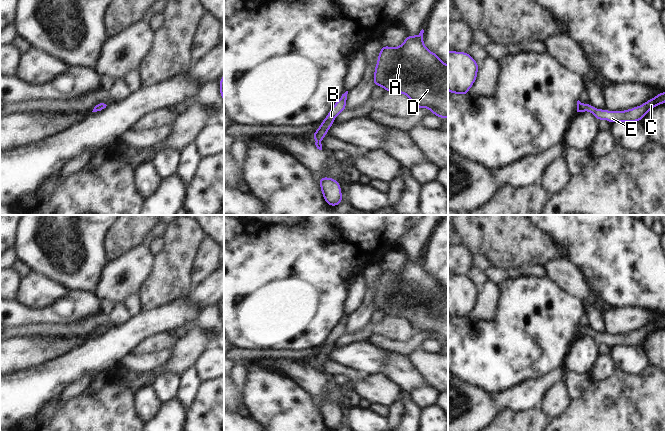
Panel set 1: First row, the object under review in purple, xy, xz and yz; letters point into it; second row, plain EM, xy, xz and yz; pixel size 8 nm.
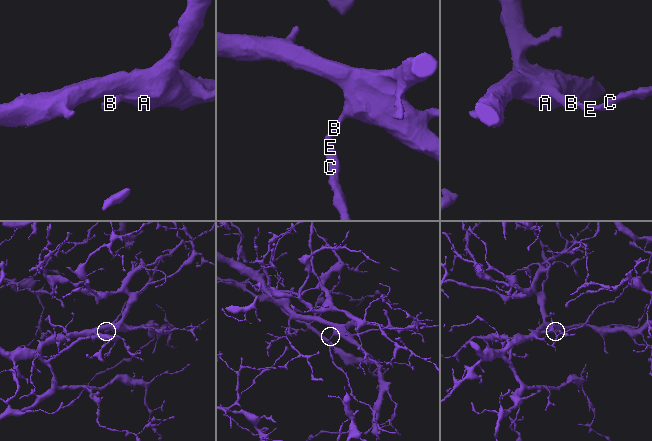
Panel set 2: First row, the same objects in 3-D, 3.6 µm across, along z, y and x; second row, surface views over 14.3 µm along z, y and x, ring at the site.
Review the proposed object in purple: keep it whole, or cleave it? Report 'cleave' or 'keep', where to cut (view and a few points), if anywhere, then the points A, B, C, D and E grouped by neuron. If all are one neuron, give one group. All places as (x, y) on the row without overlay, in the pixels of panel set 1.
keep | no cut | A B C D E

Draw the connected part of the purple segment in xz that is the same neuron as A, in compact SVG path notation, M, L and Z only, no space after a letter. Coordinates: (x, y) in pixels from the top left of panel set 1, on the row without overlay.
M423 253L416 260L407 257L399 271L382 268L373 298L374 311L381 309L384 315L405 318L415 332L428 332L431 338L448 342L448 289L426 272L423 257Z

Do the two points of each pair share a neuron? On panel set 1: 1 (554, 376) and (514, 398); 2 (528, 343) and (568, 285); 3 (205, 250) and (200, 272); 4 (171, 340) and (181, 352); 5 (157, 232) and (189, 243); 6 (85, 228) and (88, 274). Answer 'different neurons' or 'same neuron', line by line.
1: same neuron
2: different neurons
3: same neuron
4: different neurons
5: different neurons
6: same neuron

